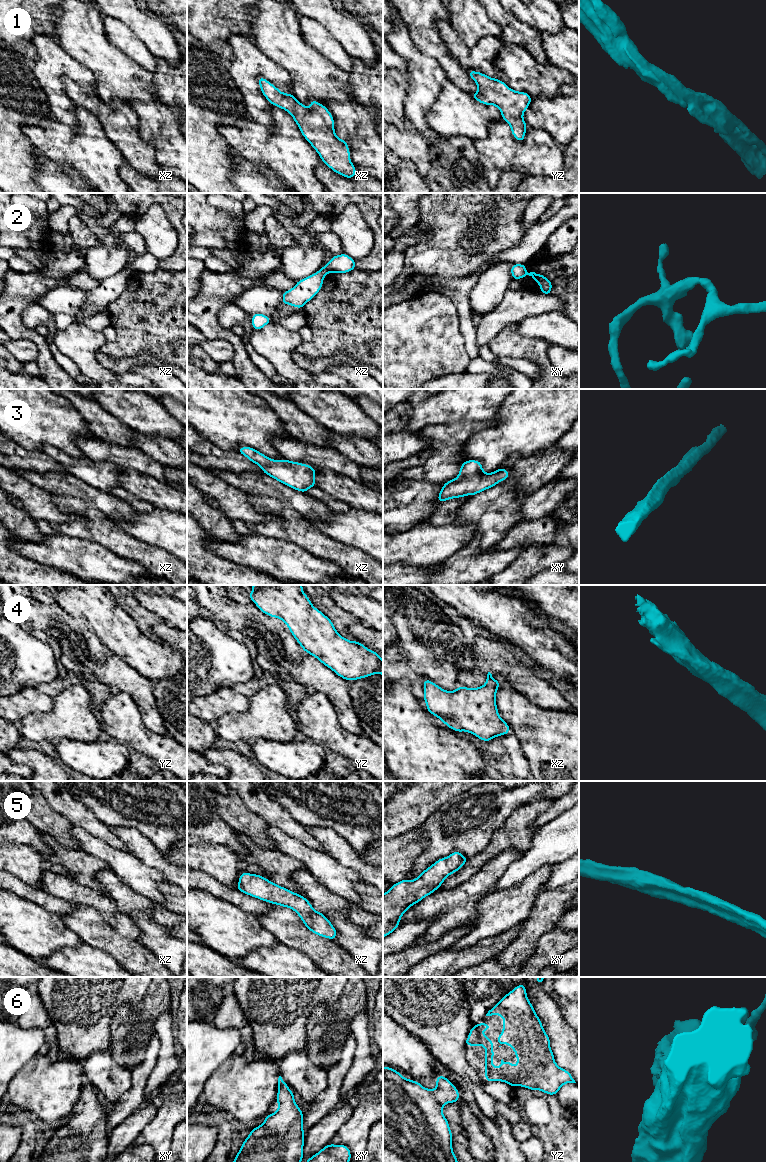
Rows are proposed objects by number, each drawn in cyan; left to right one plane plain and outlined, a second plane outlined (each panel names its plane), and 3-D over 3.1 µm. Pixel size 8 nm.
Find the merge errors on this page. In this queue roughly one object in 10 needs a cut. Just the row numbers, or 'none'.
none

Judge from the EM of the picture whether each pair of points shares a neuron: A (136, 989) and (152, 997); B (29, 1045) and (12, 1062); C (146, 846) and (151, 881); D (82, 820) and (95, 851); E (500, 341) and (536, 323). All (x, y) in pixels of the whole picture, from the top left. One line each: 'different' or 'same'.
A: different
B: same
C: different
D: different
E: different

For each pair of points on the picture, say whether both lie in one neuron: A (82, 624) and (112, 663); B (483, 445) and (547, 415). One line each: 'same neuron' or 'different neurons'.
A: different neurons
B: same neuron

